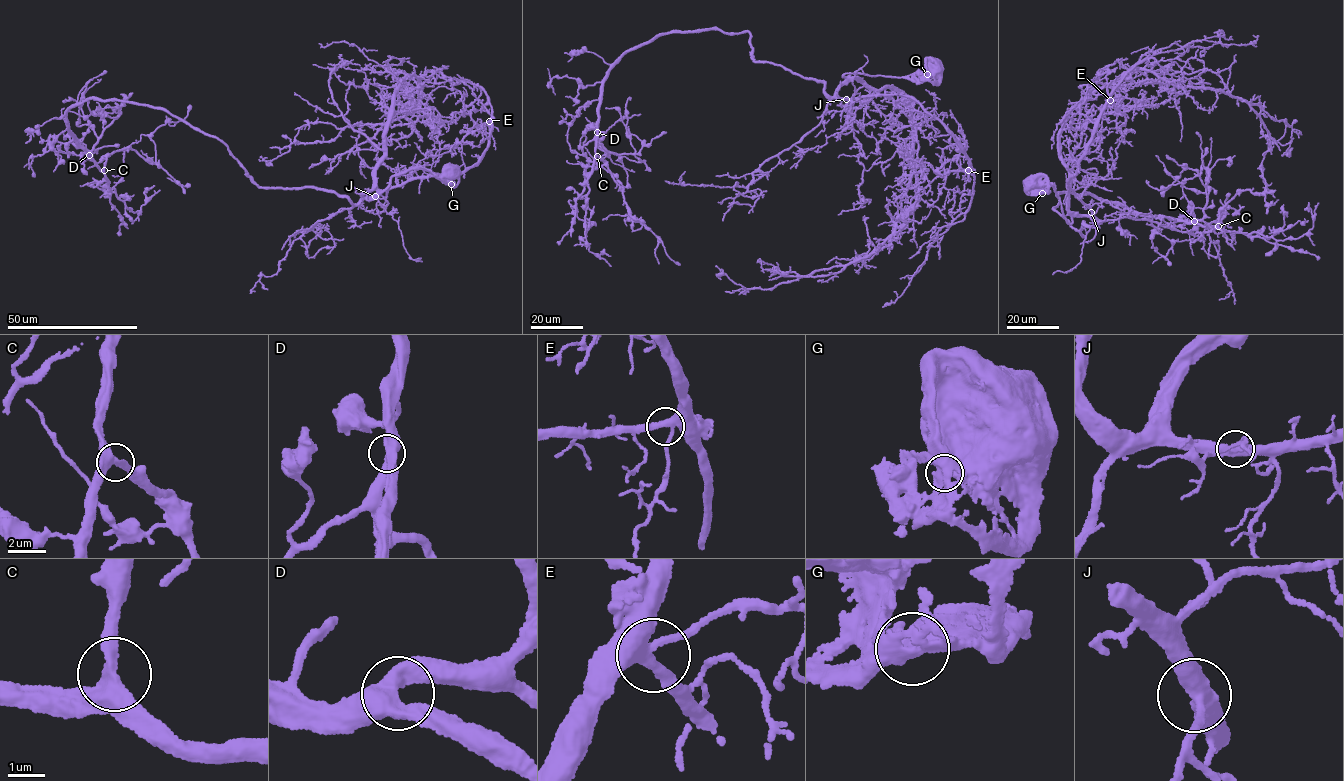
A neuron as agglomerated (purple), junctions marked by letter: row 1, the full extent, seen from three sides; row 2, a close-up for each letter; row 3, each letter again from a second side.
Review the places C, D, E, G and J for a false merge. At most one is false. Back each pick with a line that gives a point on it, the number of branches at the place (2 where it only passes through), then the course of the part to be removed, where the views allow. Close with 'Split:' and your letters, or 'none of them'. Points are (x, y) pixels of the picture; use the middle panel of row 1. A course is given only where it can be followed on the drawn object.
Split: none of them

